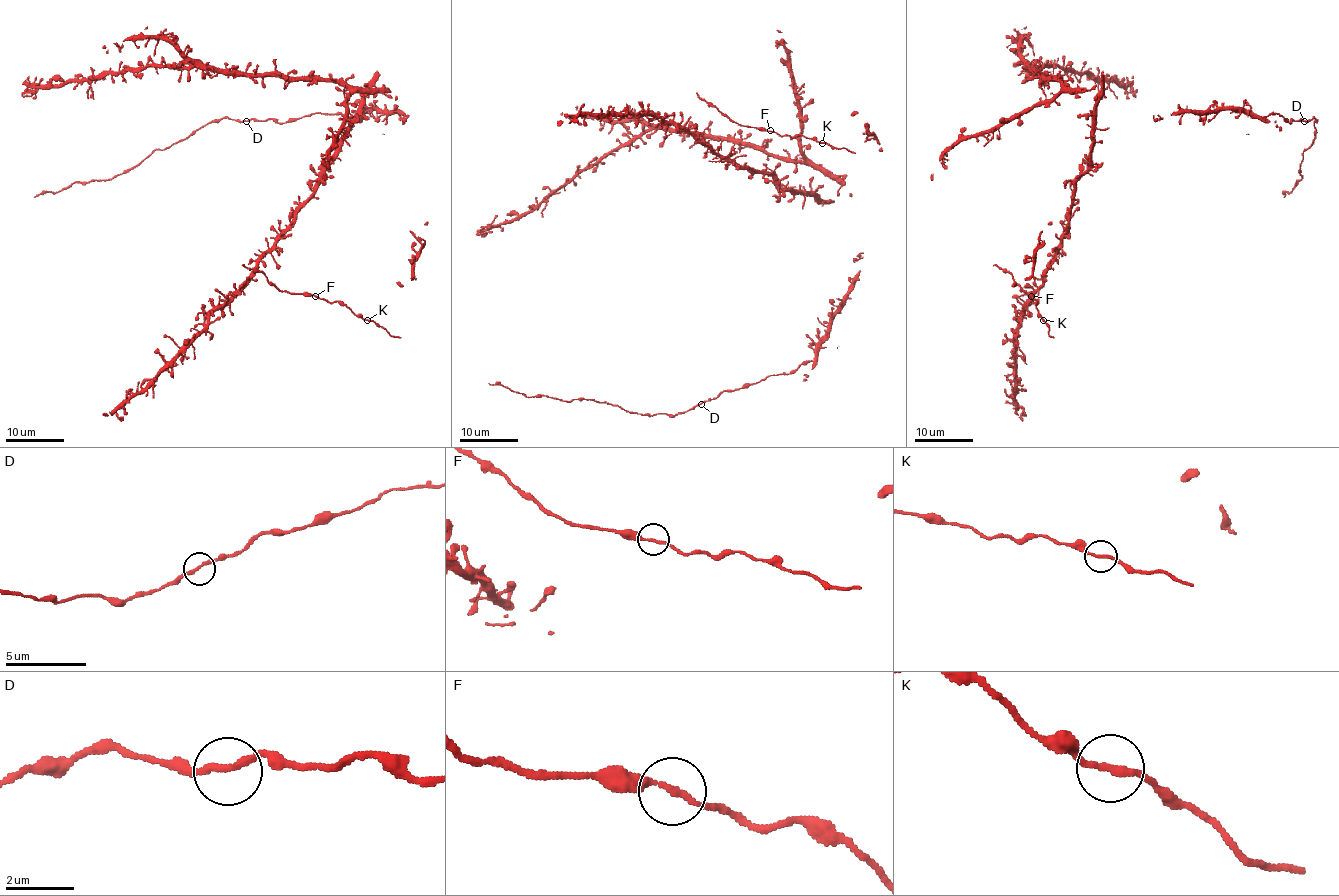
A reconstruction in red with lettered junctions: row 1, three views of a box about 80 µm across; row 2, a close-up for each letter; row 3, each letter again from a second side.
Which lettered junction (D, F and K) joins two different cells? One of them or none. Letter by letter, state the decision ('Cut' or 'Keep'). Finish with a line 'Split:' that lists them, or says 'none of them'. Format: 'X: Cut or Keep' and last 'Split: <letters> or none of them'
D: Keep
F: Keep
K: Keep
Split: none of them

